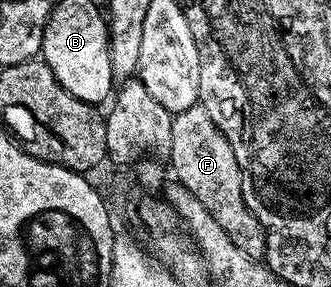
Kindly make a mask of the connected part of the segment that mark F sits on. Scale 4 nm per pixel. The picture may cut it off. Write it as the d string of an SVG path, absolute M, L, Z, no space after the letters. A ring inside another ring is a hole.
M196 103L188 110L173 113L169 156L170 168L174 171L173 179L200 198L208 214L220 222L224 234L228 234L228 238L232 238L232 242L240 246L244 254L261 261L266 254L268 233L244 202L242 171L236 162L236 154L232 154L232 146L228 146L228 138L224 138L220 126L212 122L212 117L202 104Z

